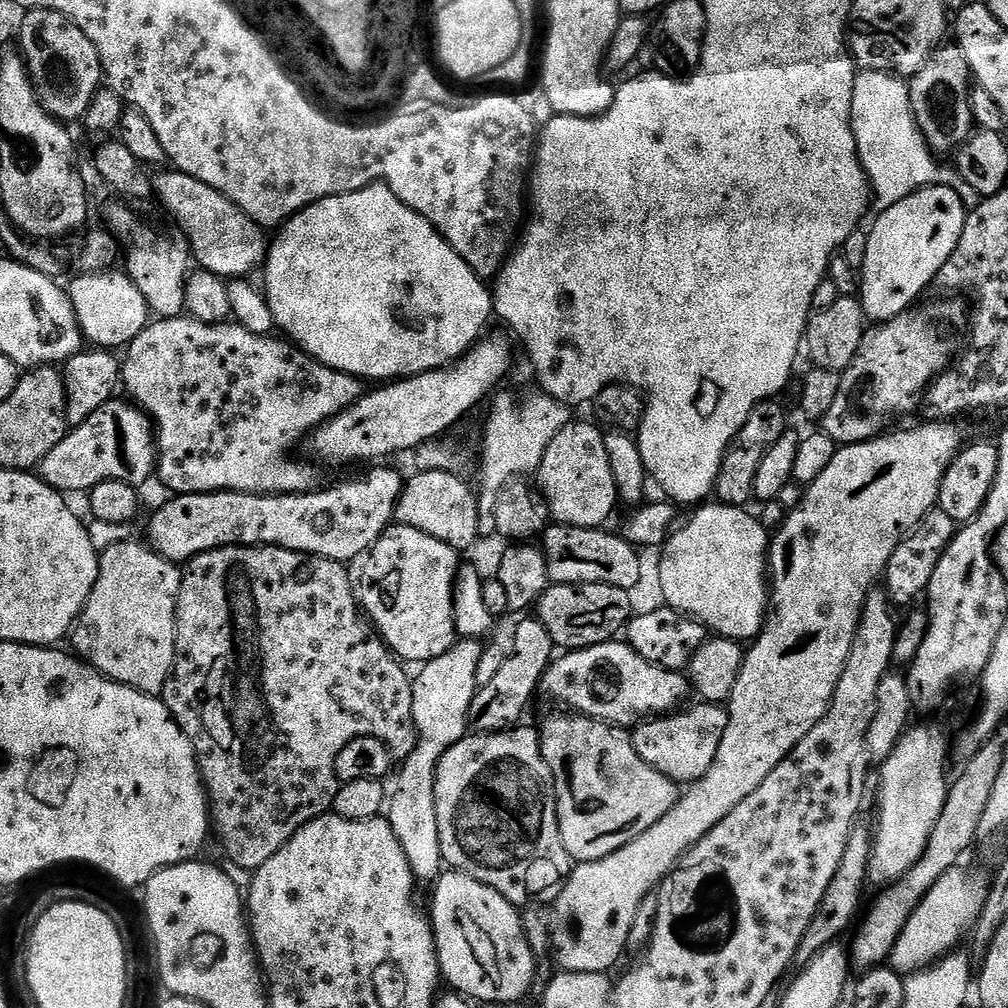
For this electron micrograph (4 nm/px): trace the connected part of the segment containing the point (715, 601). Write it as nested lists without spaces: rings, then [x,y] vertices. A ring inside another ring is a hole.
[[[719,502],[697,507],[696,513],[664,541],[660,556],[663,603],[699,620],[709,633],[737,642],[748,642],[759,635],[770,604],[766,583],[770,532],[744,511],[748,510]]]

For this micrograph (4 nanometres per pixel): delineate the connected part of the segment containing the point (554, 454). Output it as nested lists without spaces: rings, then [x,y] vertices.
[[[571,422],[558,431],[546,447],[541,464],[534,473],[535,487],[548,507],[549,517],[567,528],[600,528],[607,525],[604,523],[611,518],[618,505],[610,458],[606,458],[605,433],[595,423],[592,424]]]

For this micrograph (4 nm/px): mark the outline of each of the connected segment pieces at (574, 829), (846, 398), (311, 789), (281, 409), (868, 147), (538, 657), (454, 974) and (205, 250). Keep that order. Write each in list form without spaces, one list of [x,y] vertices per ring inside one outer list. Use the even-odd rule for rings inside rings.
[[[579,714],[564,715],[568,716],[548,716],[544,725],[539,725],[540,749],[560,793],[556,817],[562,846],[566,846],[572,861],[585,864],[614,854],[614,850],[650,830],[658,818],[670,814],[682,792],[675,780],[642,762],[623,727]]]
[[[940,299],[944,300],[921,303],[915,310],[877,323],[865,331],[854,362],[850,362],[840,377],[838,396],[824,415],[822,431],[825,436],[840,446],[861,444],[881,435],[880,424],[886,423],[891,416],[912,412],[915,408],[917,411],[918,401],[927,392],[928,385],[946,371],[957,355],[956,339],[959,336],[961,339],[966,324],[965,309],[963,312],[958,305],[951,304],[948,301],[951,299]]]
[[[269,544],[215,548],[198,554],[182,568],[180,593],[176,599],[176,665],[172,668],[171,678],[166,682],[162,699],[196,751],[200,779],[204,781],[204,791],[208,794],[210,824],[215,839],[216,836],[220,839],[225,854],[238,867],[245,868],[245,873],[248,874],[270,862],[270,858],[274,858],[274,854],[278,854],[278,850],[282,850],[282,846],[286,846],[302,826],[332,812],[338,787],[336,759],[354,738],[377,736],[400,762],[416,749],[412,680],[404,673],[405,665],[379,635],[372,634],[372,637],[368,637],[367,630],[360,625],[362,612],[358,607],[358,596],[353,581],[352,584],[348,581],[348,572],[344,568],[347,567],[338,560],[308,556],[304,552],[275,548]]]
[[[181,314],[153,319],[128,345],[122,356],[122,388],[154,425],[154,476],[169,488],[169,493],[279,494],[310,492],[317,487],[315,470],[288,456],[288,451],[331,416],[355,404],[365,395],[366,384],[326,367],[287,339],[276,339],[275,335],[250,334],[235,322],[207,324]]]
[[[866,71],[857,75],[852,95],[852,134],[877,209],[894,206],[920,188],[953,183],[953,173],[940,168],[937,157],[925,143],[912,114],[907,83],[899,76]]]
[[[529,618],[520,620],[512,632],[512,652],[505,655],[498,674],[494,674],[491,682],[476,689],[476,696],[470,702],[468,723],[471,731],[476,734],[503,732],[511,729],[516,720],[528,708],[532,694],[541,685],[542,677],[554,656],[552,639],[546,634],[546,628],[540,620]],[[553,652],[553,653],[552,653]],[[516,720],[516,721],[515,721]]]
[[[441,871],[435,881],[436,893],[432,896],[430,923],[436,939],[436,956],[440,959],[443,979],[453,984],[455,991],[473,1001],[485,1000],[488,1004],[512,1004],[533,987],[537,958],[524,936],[521,913],[502,894],[490,886],[470,878],[465,872]]]
[[[167,171],[156,180],[156,196],[160,199],[161,206],[172,215],[173,222],[184,231],[185,238],[192,243],[190,252],[195,263],[197,260],[200,263],[197,265],[203,271],[213,272],[215,276],[221,278],[244,278],[249,275],[247,272],[252,272],[255,268],[257,271],[258,266],[263,265],[268,255],[270,240],[267,235],[264,237],[265,229],[255,220],[251,220],[237,204],[231,204],[218,190],[206,186],[206,182],[184,172]]]

